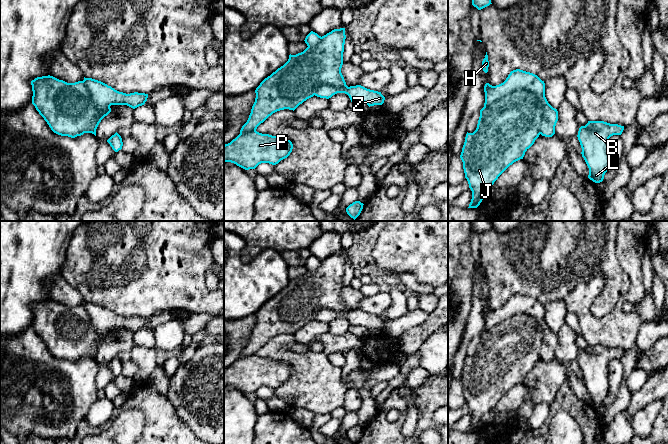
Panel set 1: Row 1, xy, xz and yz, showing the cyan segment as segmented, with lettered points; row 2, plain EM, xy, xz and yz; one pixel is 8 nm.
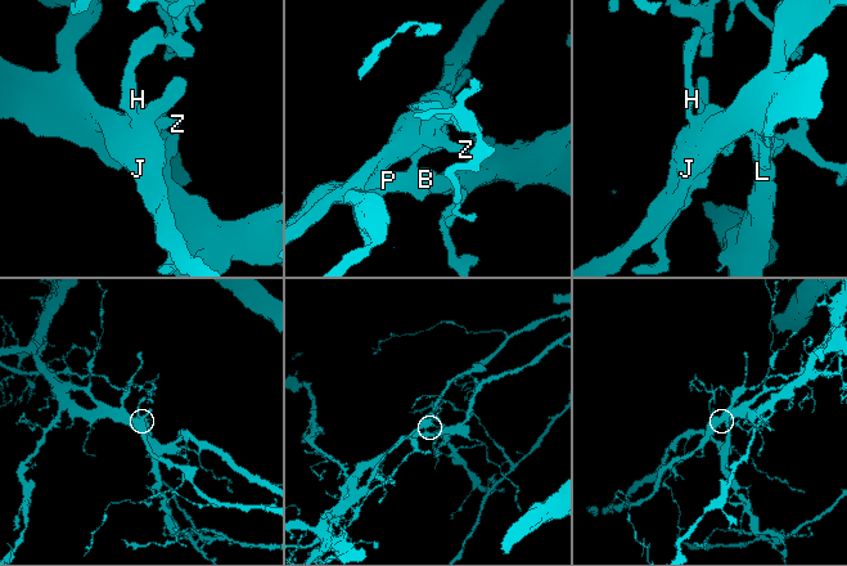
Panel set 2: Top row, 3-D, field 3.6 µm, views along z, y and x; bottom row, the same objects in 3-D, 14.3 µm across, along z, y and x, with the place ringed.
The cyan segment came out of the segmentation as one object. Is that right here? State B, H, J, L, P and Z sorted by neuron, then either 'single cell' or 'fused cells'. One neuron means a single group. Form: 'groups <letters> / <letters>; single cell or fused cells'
groups B H L P Z / J; fused cells

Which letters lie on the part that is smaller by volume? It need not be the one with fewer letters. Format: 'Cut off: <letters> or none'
Cut off: J

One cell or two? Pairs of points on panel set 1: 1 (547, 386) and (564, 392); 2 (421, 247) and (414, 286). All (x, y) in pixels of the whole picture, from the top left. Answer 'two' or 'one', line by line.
1: two
2: two

